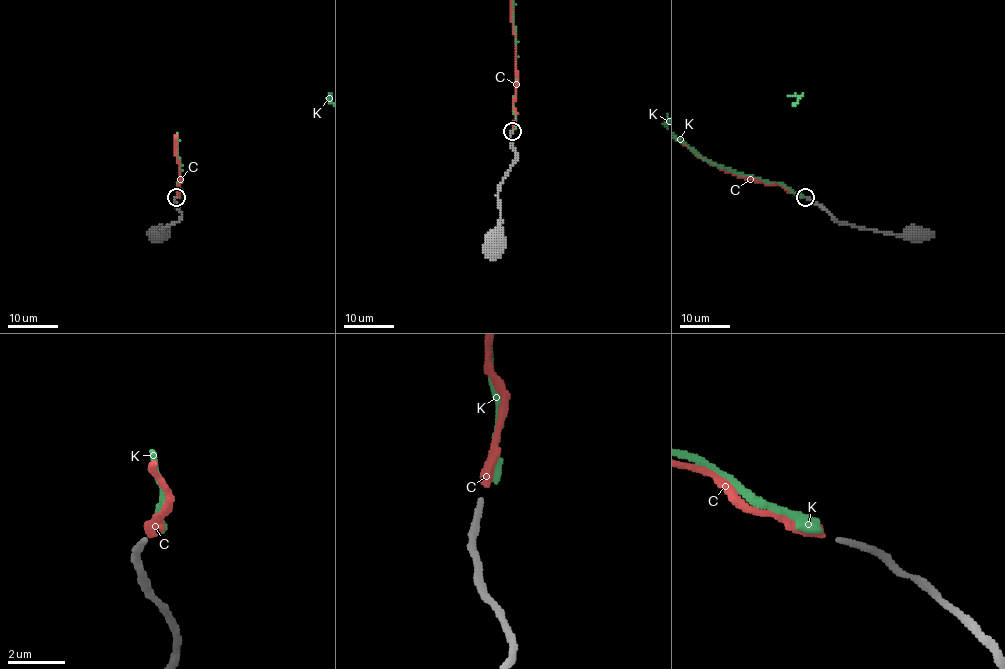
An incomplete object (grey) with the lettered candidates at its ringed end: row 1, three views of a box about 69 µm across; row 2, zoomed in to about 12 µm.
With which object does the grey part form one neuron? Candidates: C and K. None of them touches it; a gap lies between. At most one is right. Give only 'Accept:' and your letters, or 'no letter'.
Accept: C

